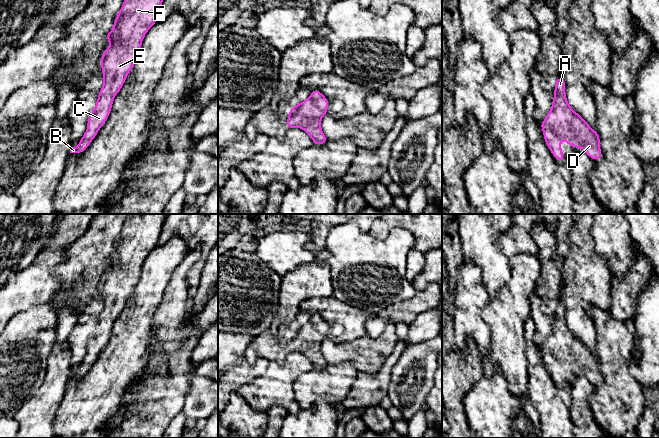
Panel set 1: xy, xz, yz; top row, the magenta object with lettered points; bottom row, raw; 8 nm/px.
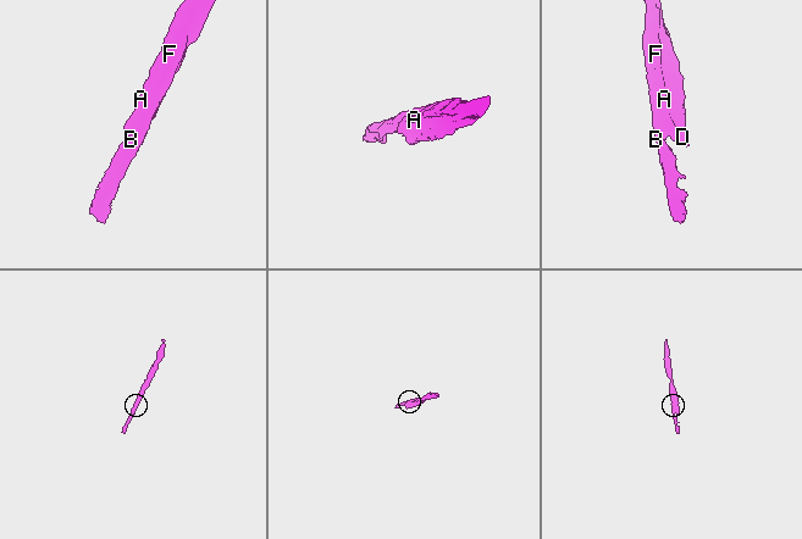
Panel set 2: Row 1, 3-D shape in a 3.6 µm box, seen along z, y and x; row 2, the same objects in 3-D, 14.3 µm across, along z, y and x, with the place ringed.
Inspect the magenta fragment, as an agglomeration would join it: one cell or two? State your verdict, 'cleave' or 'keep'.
keep

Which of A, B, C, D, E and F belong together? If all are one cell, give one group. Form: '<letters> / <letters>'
A B C D E F

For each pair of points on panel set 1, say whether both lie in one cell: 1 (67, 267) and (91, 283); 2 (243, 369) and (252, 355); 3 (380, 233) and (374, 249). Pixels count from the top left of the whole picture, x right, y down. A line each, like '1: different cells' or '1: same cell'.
1: same cell
2: different cells
3: different cells

